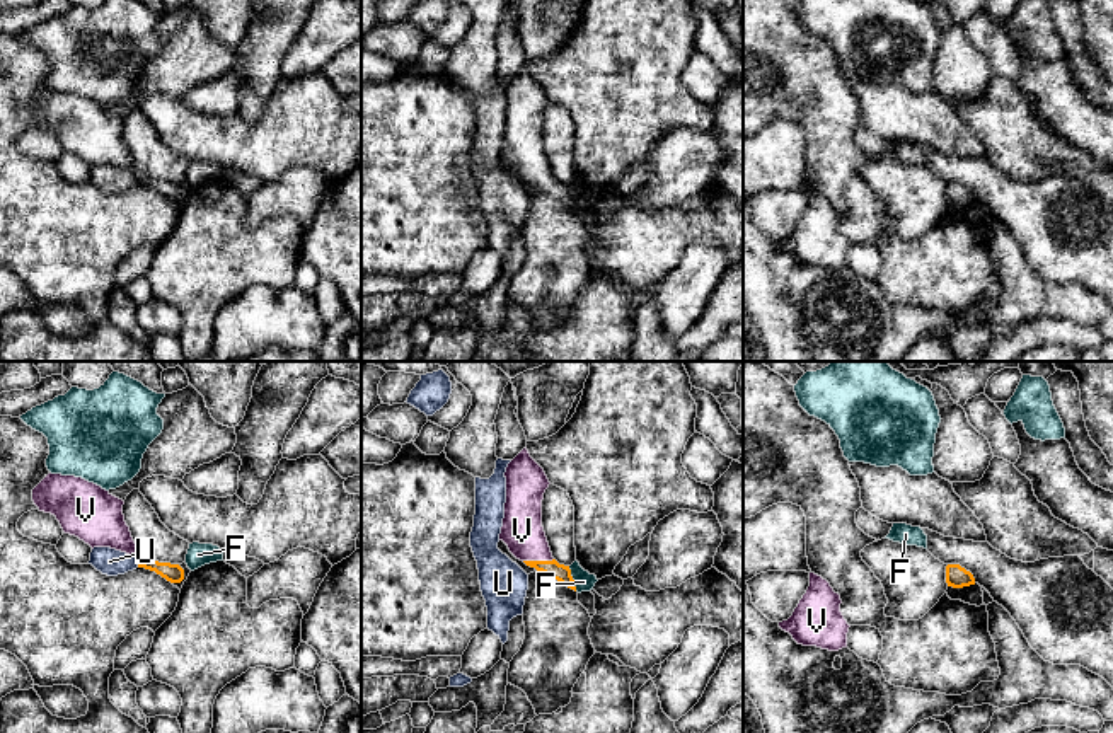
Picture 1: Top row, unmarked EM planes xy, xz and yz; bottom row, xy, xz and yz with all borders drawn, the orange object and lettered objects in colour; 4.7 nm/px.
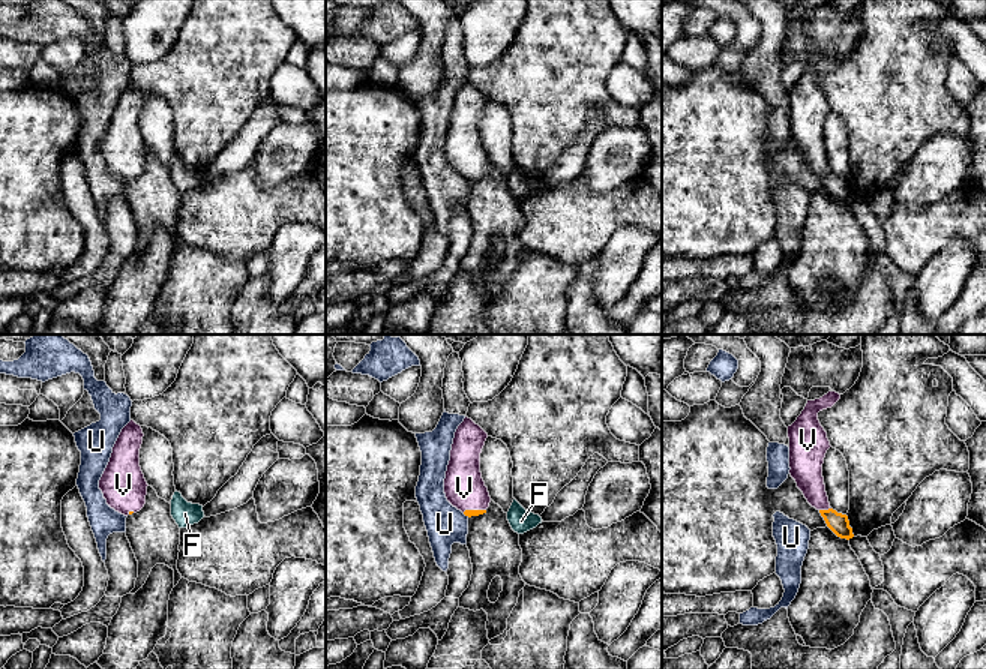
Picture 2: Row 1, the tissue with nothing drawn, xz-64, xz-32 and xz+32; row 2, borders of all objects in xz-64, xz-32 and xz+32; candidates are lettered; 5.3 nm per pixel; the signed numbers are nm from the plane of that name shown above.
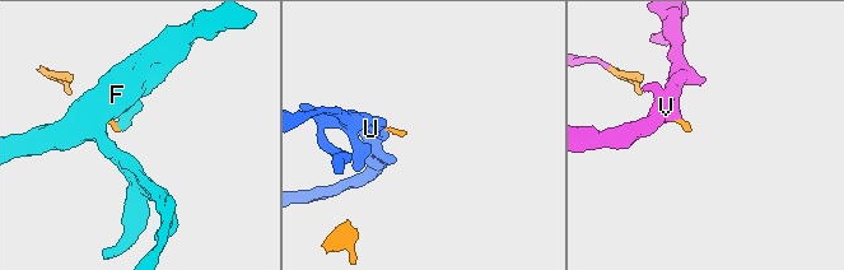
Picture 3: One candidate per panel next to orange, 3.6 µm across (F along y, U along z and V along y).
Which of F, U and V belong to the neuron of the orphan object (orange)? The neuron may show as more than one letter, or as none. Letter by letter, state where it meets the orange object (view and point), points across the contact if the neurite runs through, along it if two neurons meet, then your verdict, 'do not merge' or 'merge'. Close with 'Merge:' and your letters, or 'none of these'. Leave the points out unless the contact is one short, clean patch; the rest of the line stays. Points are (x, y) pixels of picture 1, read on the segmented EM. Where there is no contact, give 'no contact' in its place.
F: meets orange in xz at (571, 578); border along xz (568, 566), (576, 590); do not merge
U: meets orange in xy at (137, 563); border along xy (135, 558), (138, 566); do not merge
V: meets orange in xz at (537, 561); merge
Merge: V

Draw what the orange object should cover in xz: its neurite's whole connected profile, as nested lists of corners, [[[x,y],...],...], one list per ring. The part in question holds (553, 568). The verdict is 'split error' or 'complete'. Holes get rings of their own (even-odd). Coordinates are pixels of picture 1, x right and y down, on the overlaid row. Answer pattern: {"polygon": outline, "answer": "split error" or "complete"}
{"polygon": [[[527,447],[508,464],[505,477],[506,503],[499,540],[516,559],[576,592],[569,566],[552,557],[542,527],[542,499],[551,482]]], "answer": "split error"}

